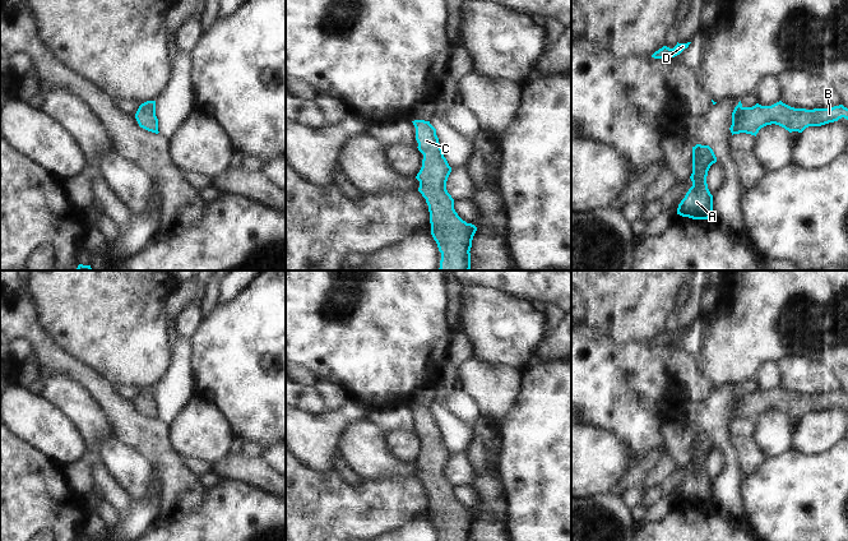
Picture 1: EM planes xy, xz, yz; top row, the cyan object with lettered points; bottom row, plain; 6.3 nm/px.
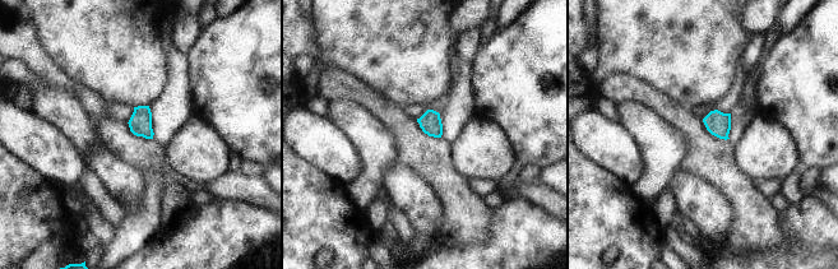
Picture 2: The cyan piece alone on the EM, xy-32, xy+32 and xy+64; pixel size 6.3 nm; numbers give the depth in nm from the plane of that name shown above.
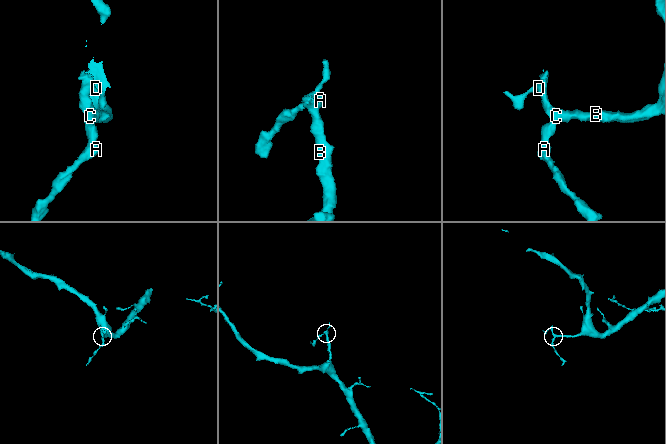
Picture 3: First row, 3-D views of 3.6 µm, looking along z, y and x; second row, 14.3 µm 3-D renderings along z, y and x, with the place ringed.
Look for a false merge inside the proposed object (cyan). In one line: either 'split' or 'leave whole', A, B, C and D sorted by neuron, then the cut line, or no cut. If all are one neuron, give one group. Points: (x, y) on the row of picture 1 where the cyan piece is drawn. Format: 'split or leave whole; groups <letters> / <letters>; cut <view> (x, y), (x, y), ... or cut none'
leave whole; groups A B C D; cut none

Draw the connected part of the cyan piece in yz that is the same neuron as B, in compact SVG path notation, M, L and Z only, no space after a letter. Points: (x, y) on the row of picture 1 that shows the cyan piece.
M741 101L732 112L732 125L729 128L732 135L746 133L755 135L766 125L779 125L792 131L802 133L808 126L821 126L839 119L848 120L848 108L843 105L831 108L794 108L782 101L771 106L761 106L756 103L752 107L743 107Z

